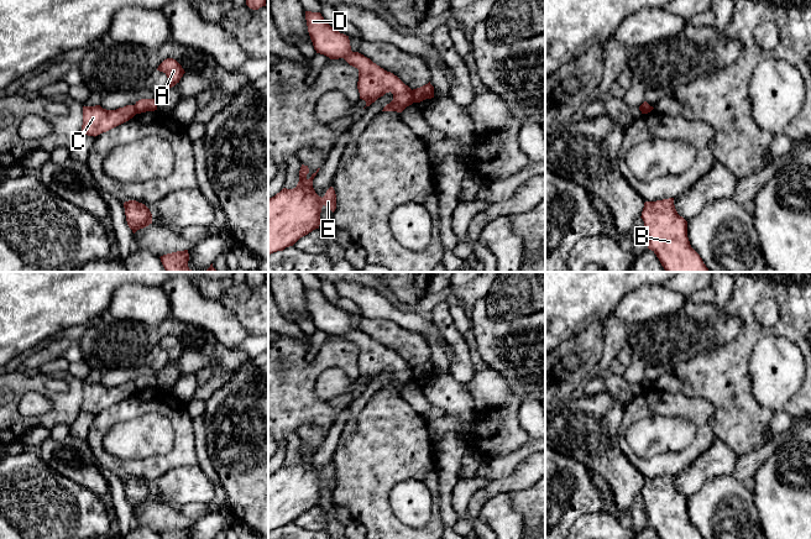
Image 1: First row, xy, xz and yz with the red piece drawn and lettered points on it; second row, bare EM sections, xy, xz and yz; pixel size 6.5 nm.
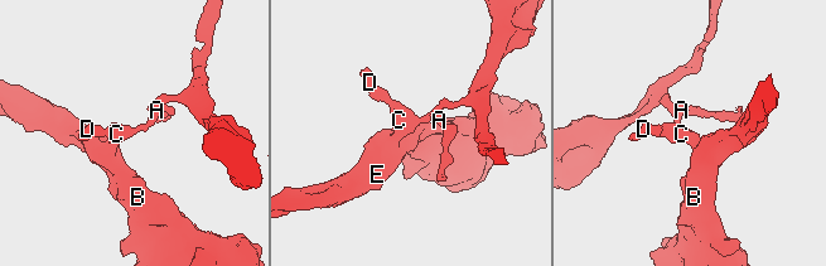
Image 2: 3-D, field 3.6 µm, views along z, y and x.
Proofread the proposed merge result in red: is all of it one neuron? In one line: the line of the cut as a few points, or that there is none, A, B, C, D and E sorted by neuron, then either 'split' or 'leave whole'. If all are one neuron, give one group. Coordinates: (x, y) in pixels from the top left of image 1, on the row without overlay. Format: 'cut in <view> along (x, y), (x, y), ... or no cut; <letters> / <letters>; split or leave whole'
cut in xz along (411, 367), (413, 378); A / B C D E; split

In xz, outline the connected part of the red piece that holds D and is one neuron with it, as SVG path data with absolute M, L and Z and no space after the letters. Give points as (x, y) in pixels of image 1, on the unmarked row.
M305 288L305 297L316 330L330 336L344 335L350 342L359 346L357 366L360 376L366 378L366 383L389 368L393 371L393 377L382 388L402 389L413 381L413 370L408 362L370 335L352 329L349 313L331 304L320 289Z

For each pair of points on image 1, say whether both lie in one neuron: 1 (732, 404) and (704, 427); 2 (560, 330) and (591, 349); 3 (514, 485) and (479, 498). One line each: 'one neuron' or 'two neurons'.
1: two neurons
2: two neurons
3: one neuron

